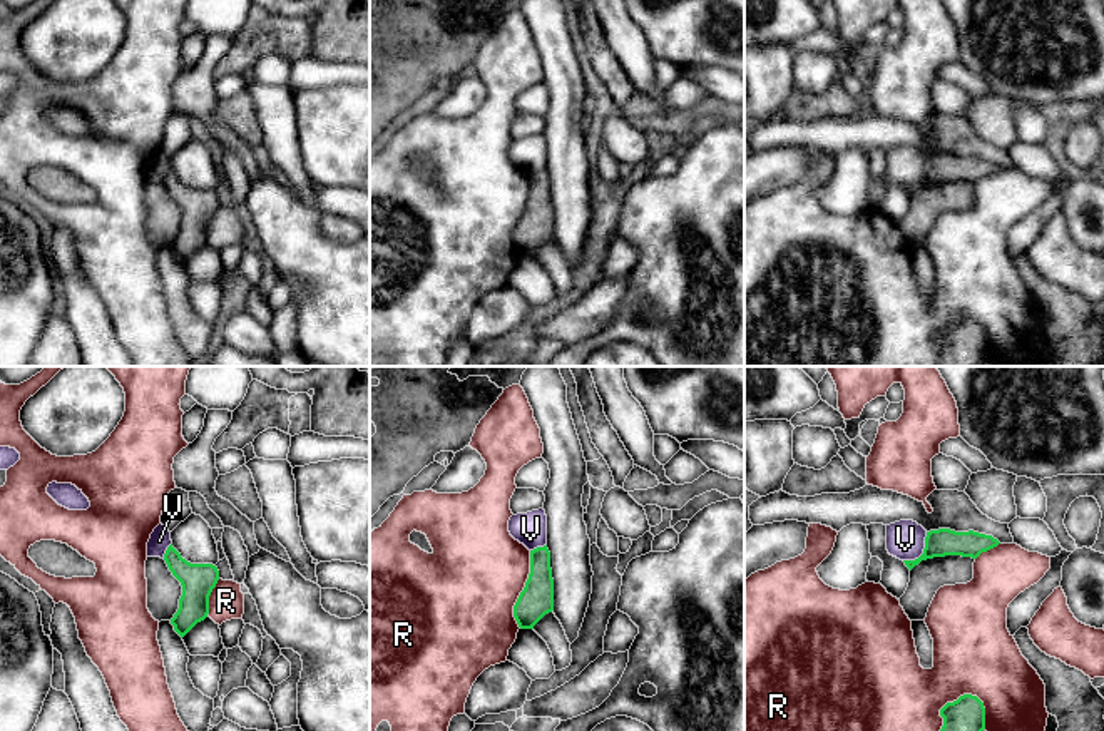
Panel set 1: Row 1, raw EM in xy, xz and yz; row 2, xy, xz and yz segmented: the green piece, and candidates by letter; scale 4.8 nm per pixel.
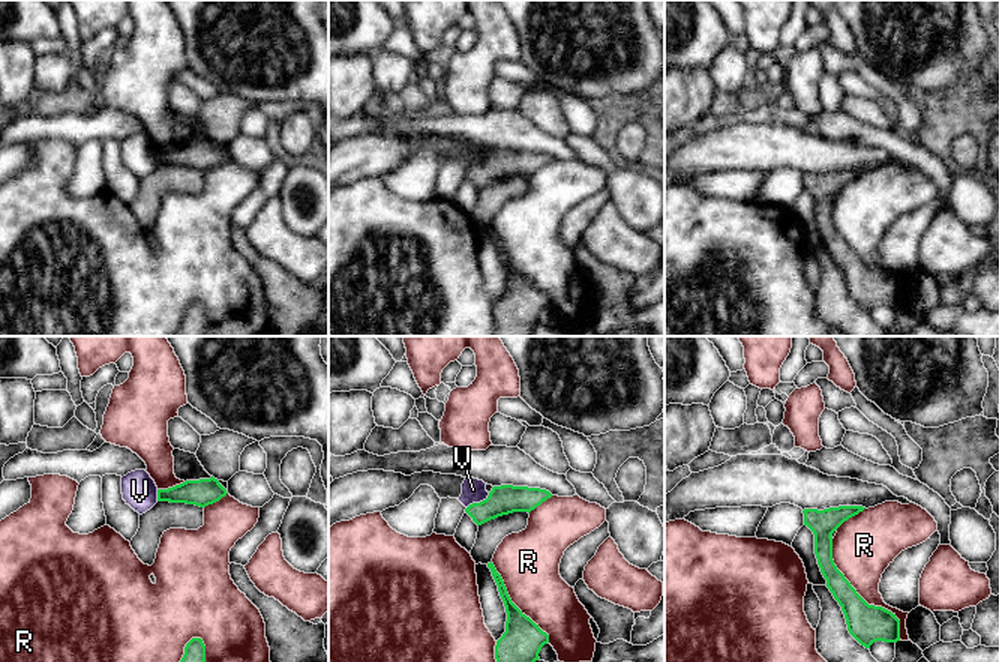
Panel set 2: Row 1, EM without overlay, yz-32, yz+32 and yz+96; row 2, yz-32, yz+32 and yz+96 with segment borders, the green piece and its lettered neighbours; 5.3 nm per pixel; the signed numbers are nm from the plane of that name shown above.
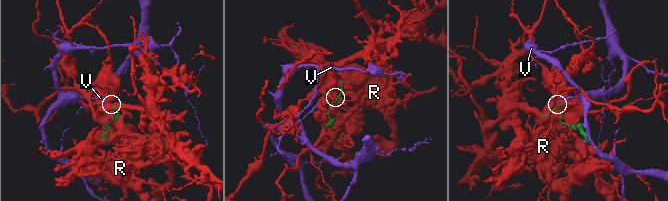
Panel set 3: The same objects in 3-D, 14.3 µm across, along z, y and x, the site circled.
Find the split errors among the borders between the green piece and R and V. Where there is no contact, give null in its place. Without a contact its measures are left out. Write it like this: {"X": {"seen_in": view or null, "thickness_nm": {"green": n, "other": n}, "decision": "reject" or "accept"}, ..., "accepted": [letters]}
{"R": {"seen_in": "yz", "thickness_nm": {"green": 200, "other": 440}, "decision": "reject"}, "V": {"seen_in": "yz", "thickness_nm": {"green": 130, "other": 190}, "decision": "reject"}, "accepted": []}

